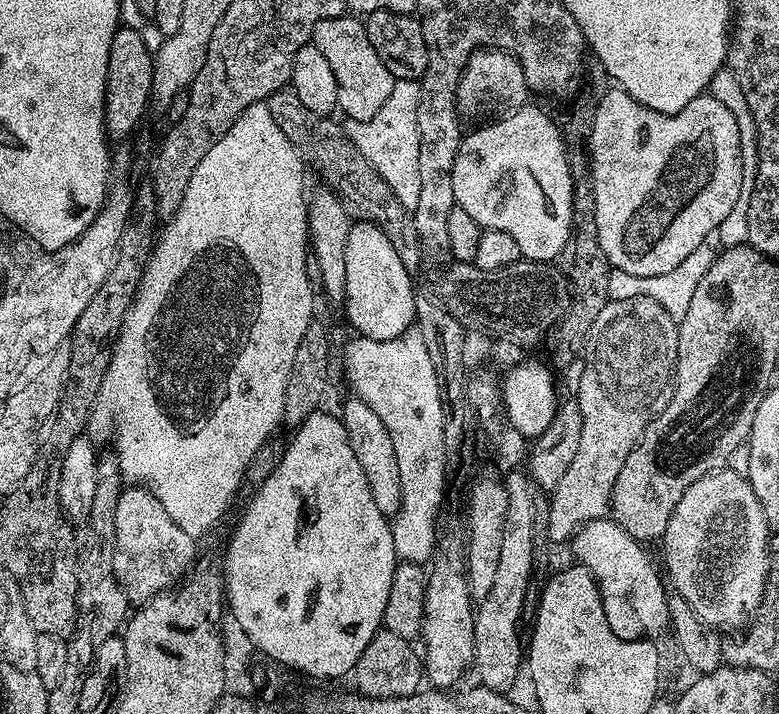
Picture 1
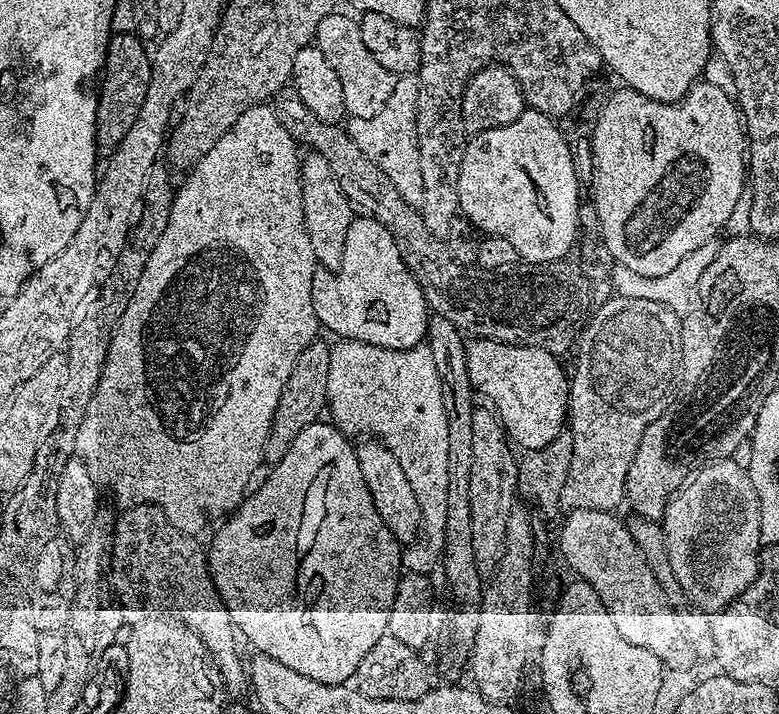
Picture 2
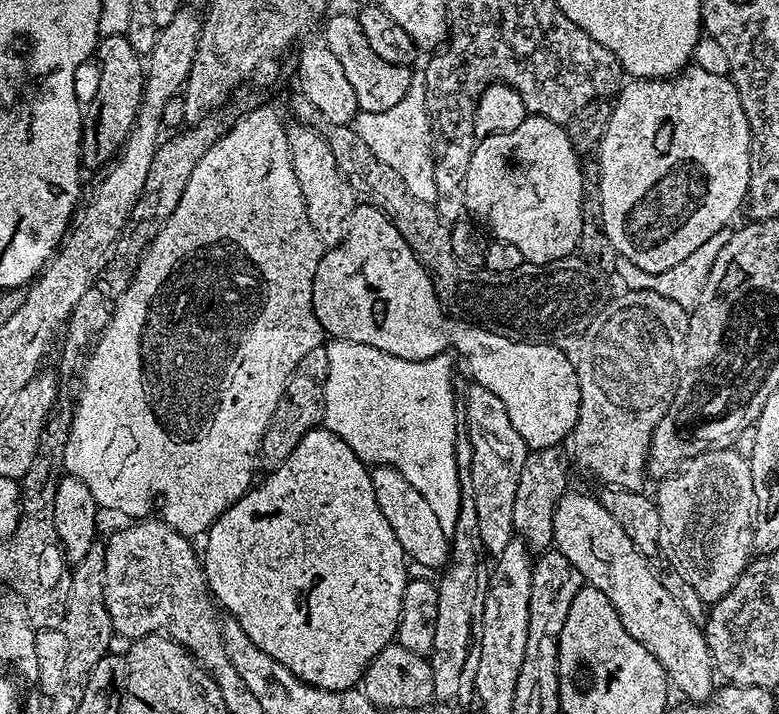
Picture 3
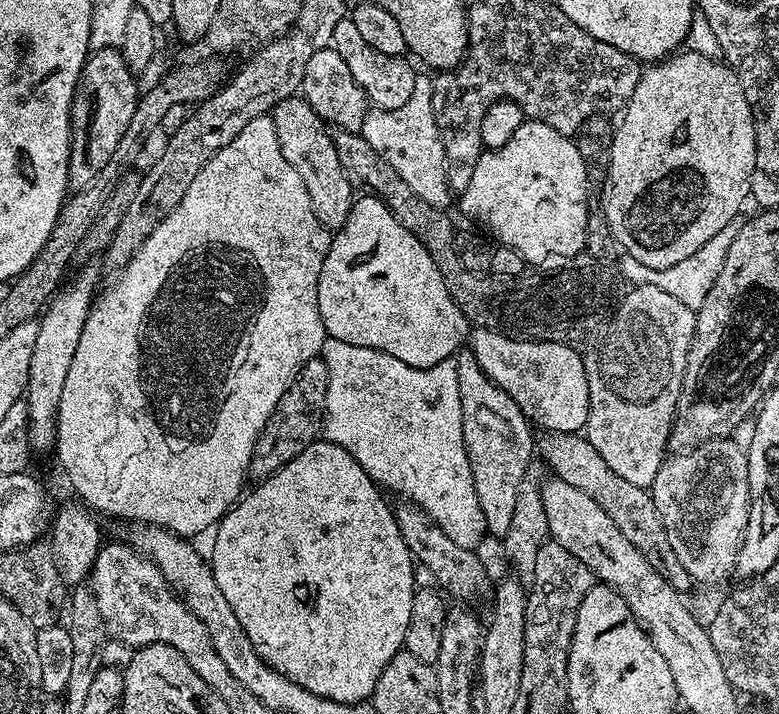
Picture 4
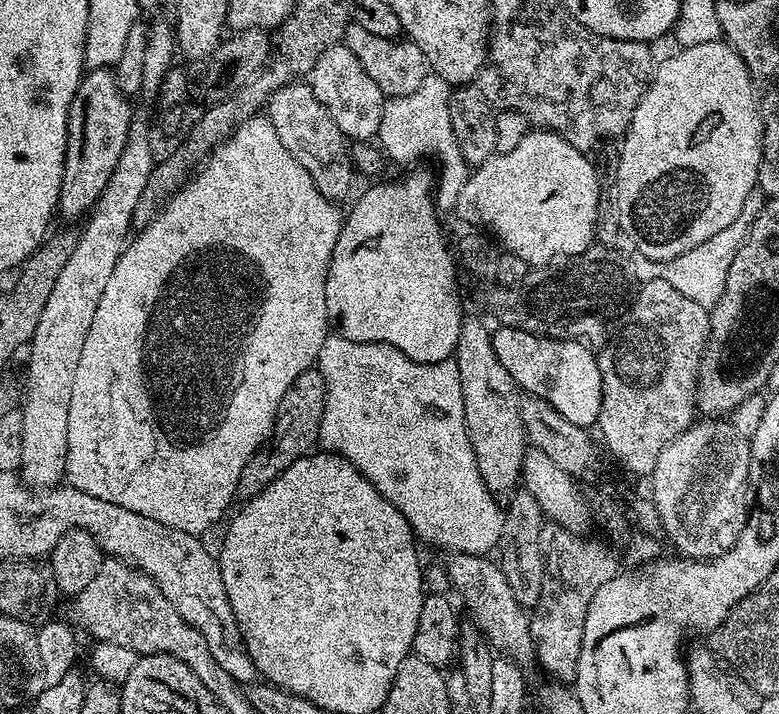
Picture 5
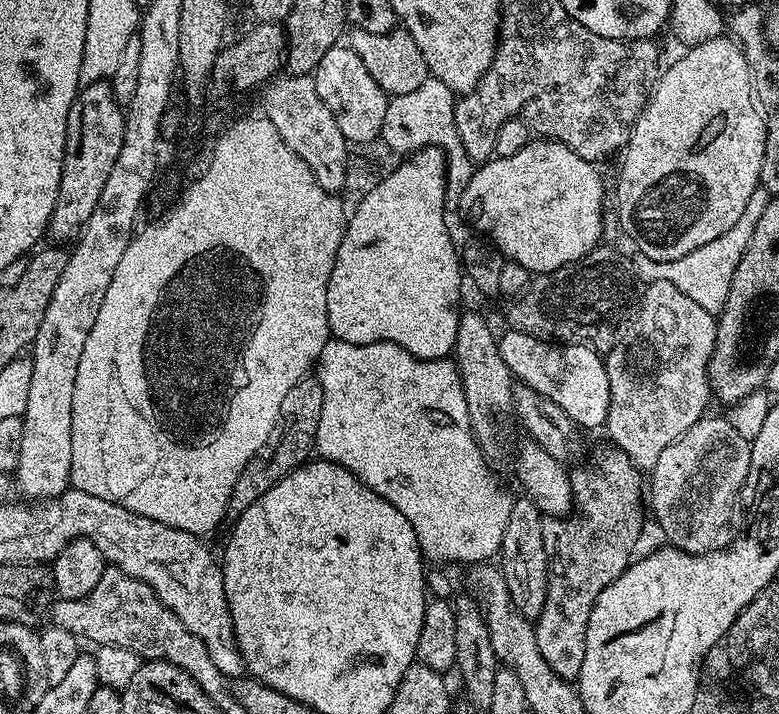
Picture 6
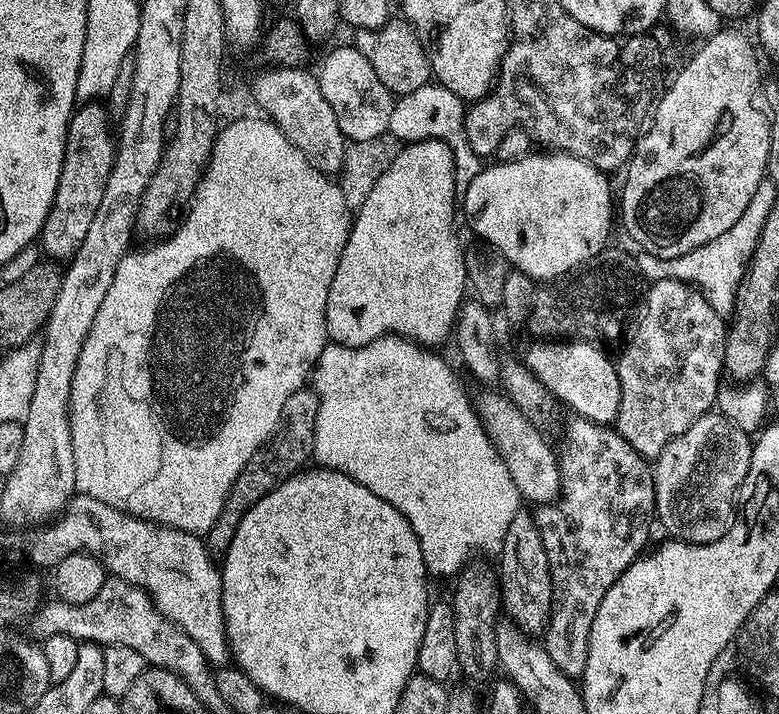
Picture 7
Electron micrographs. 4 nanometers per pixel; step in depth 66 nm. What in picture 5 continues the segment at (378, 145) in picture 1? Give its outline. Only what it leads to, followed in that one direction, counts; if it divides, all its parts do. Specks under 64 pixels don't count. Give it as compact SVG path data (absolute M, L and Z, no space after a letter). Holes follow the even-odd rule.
M429 74L422 82L422 86L418 86L418 90L414 90L414 94L394 96L385 103L378 133L379 147L391 163L393 160L396 164L408 164L415 156L436 156L437 162L440 163L440 176L438 172L438 179L434 184L434 199L437 209L441 213L449 212L449 214L455 213L458 194L462 194L462 186L466 186L470 175L470 166L464 161L464 155L459 142L456 141L456 135L450 122L452 93L453 89L441 76Z

